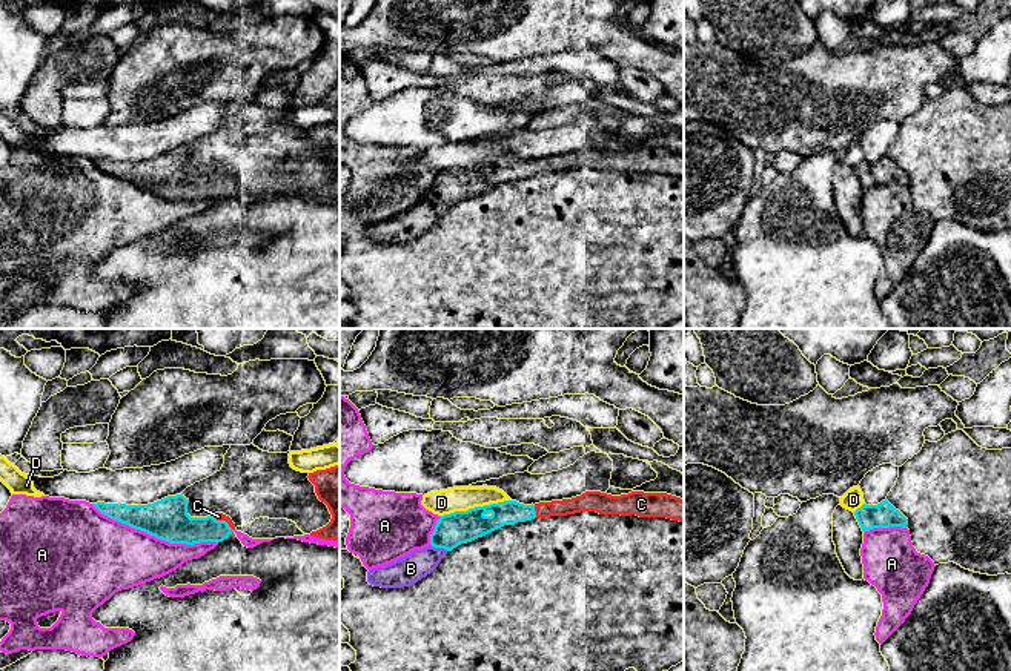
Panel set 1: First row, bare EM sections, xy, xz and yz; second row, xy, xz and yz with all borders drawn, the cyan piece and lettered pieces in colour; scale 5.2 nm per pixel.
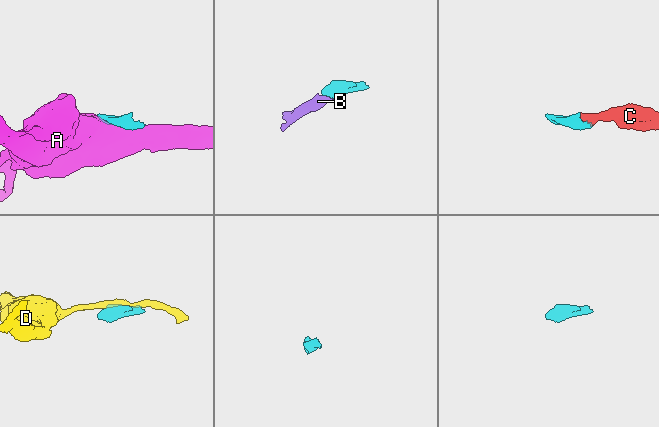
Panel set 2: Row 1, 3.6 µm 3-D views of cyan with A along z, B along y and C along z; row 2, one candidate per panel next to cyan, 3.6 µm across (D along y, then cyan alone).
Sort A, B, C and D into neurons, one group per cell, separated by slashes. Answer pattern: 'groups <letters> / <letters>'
groups A / B C / D

